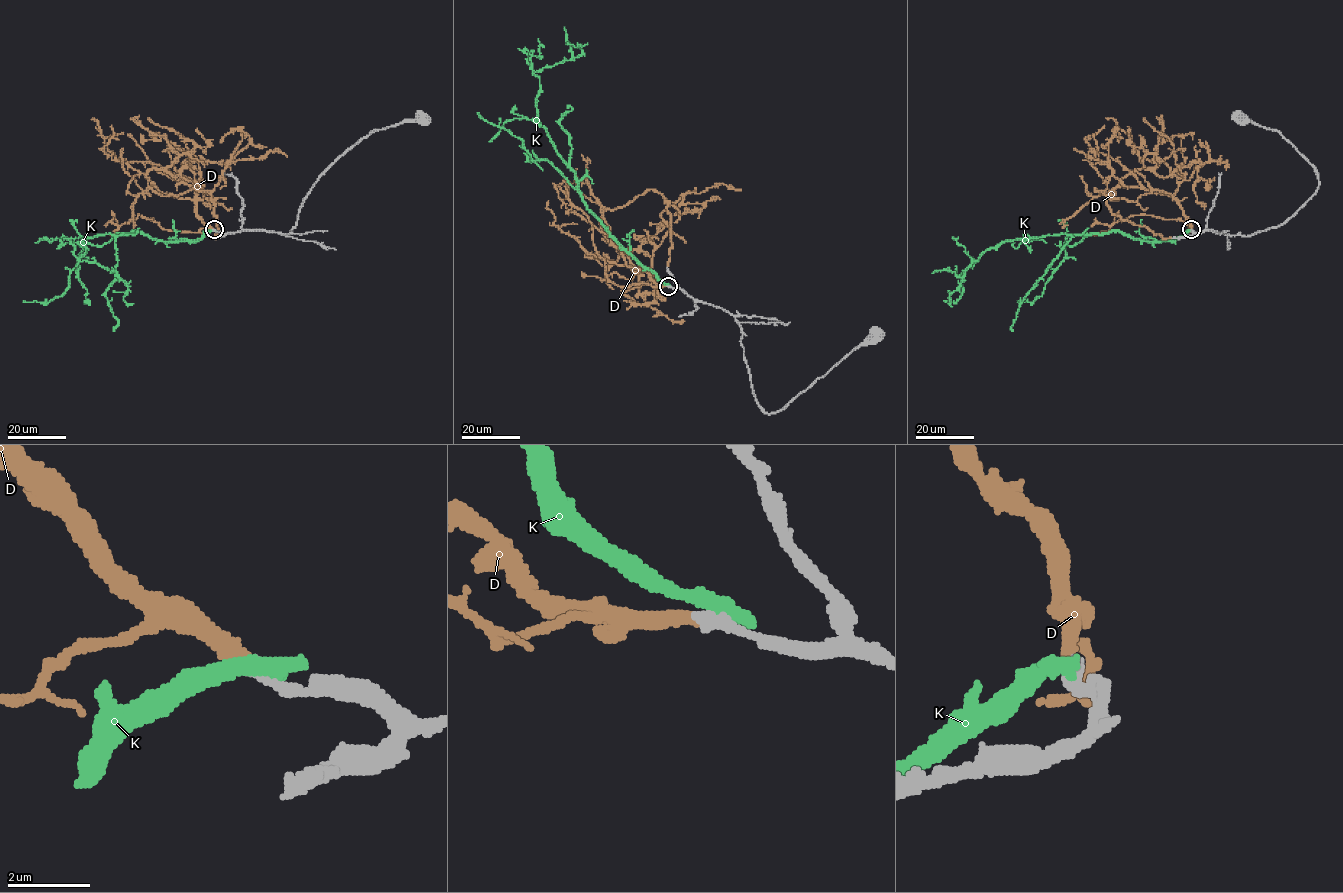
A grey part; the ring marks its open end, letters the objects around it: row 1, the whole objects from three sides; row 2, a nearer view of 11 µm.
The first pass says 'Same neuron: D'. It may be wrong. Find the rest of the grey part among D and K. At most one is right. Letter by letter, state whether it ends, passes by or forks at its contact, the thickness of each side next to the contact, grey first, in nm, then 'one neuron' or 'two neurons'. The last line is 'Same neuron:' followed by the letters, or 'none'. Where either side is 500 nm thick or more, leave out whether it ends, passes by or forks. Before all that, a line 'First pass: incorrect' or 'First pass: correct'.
First pass: correct
D: it ends there; 360 nm thick on the grey side, 360 nm on the other; one neuron
K: 400 nm thick on the grey side, 500 nm on the other; two neurons
Same neuron: D

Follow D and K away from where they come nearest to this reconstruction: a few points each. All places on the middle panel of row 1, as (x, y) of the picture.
D: (667, 286), (626, 264), (603, 212), (650, 189), (677, 207), (704, 206), (674, 213)
K: (669, 286), (587, 207), (537, 118), (533, 72), (577, 57), (577, 44), (587, 43)

